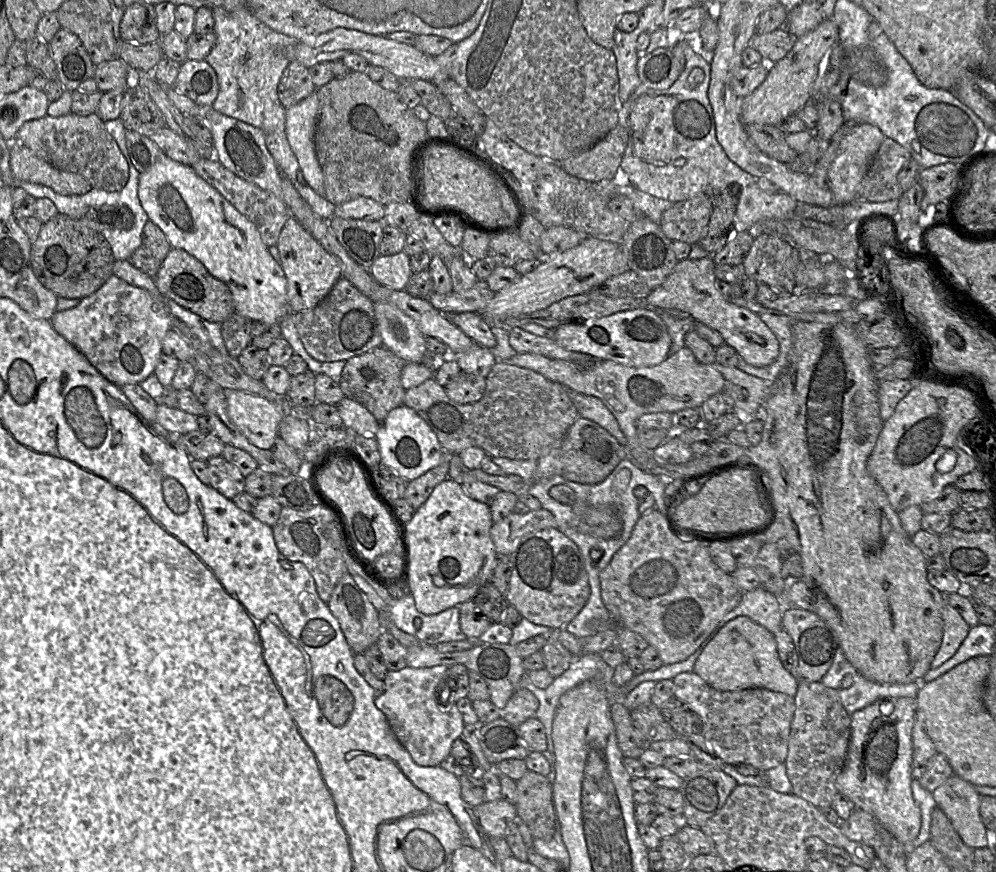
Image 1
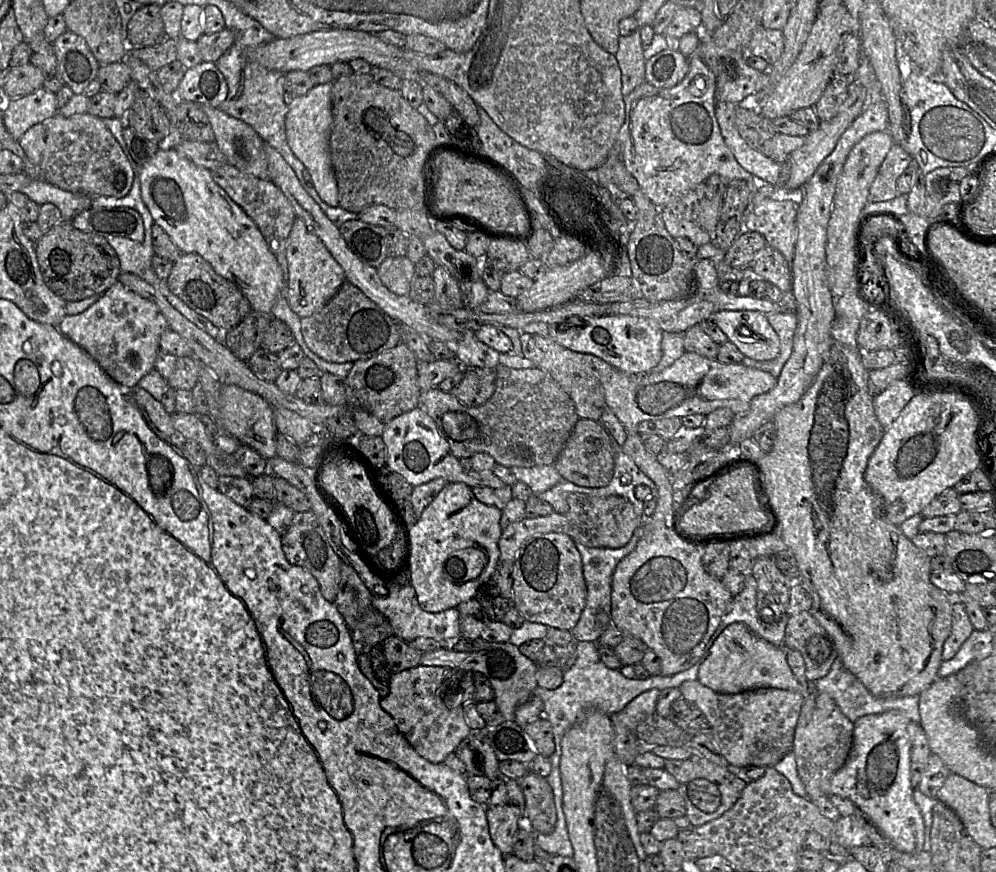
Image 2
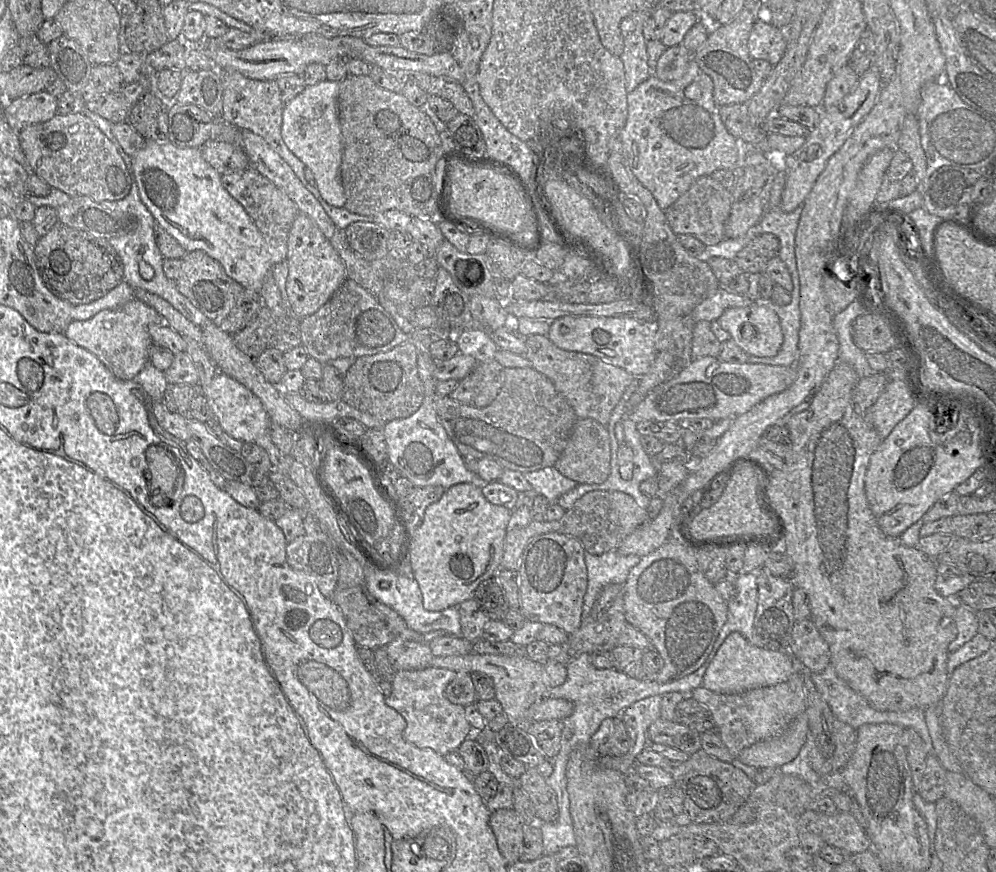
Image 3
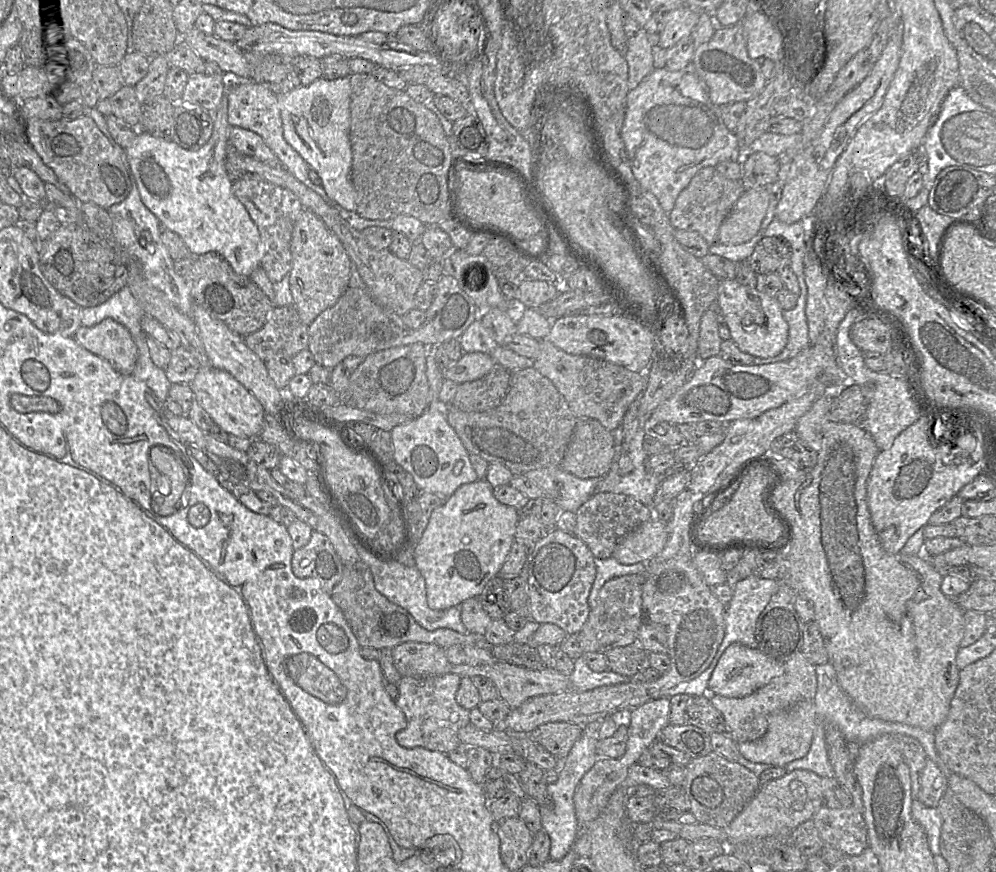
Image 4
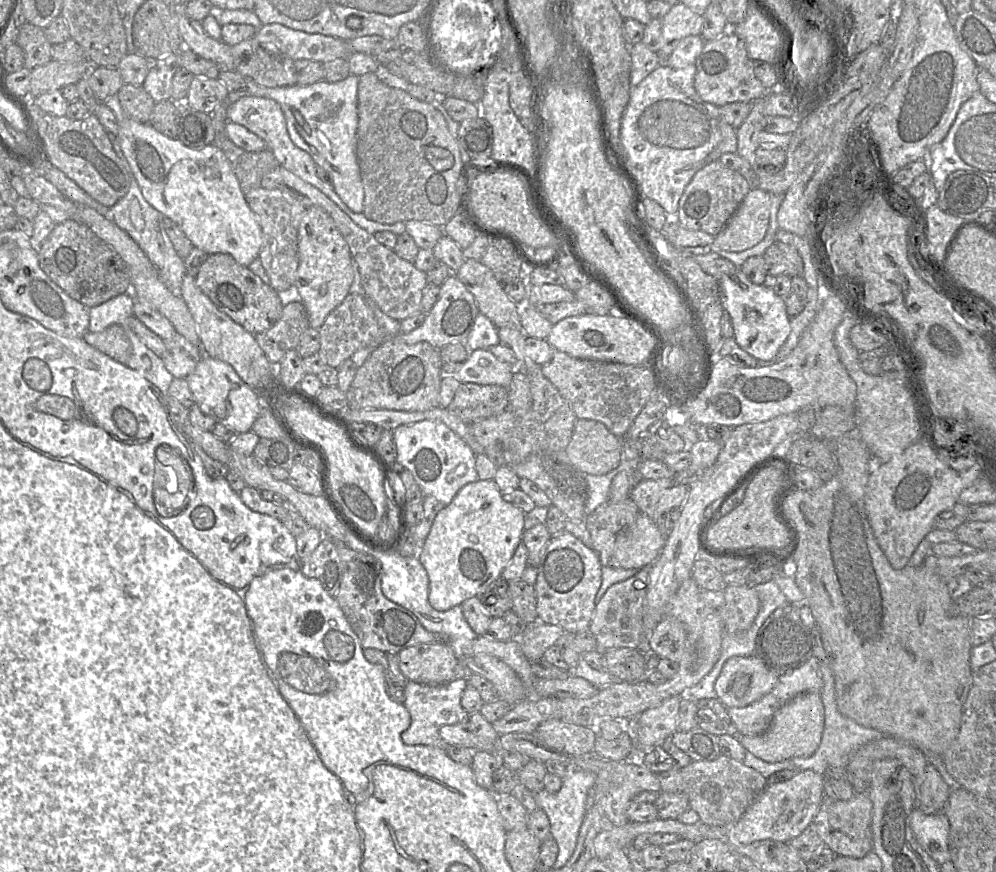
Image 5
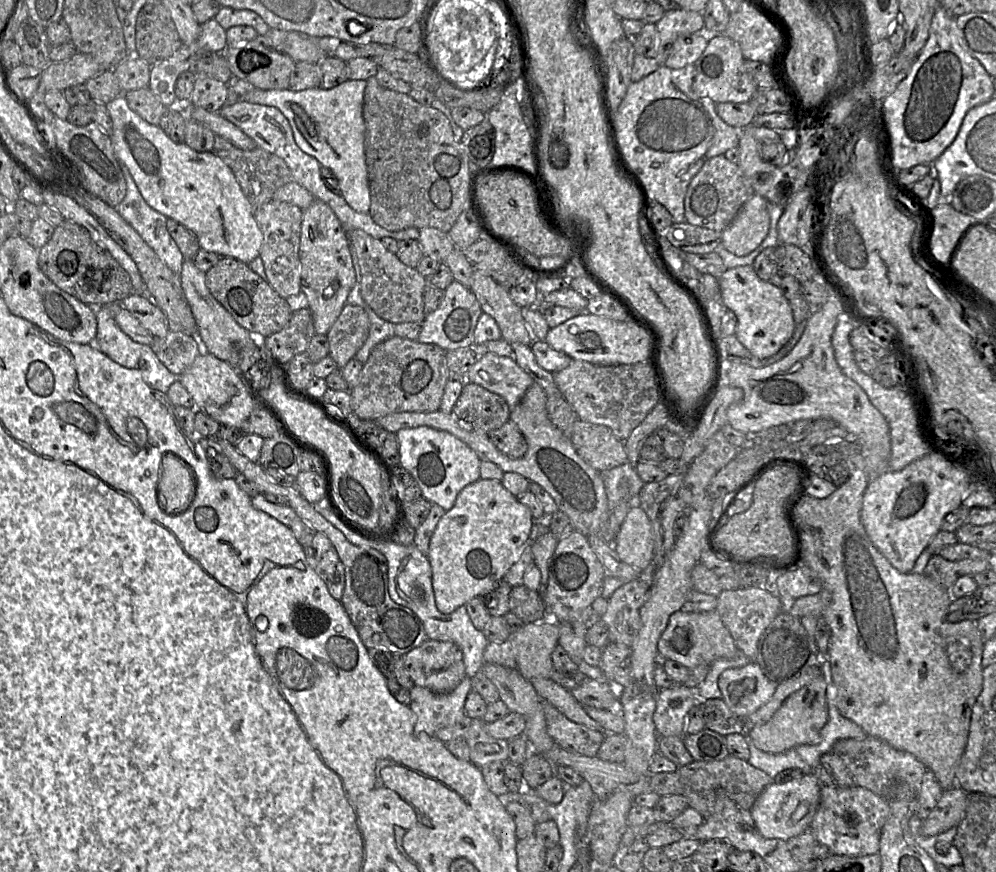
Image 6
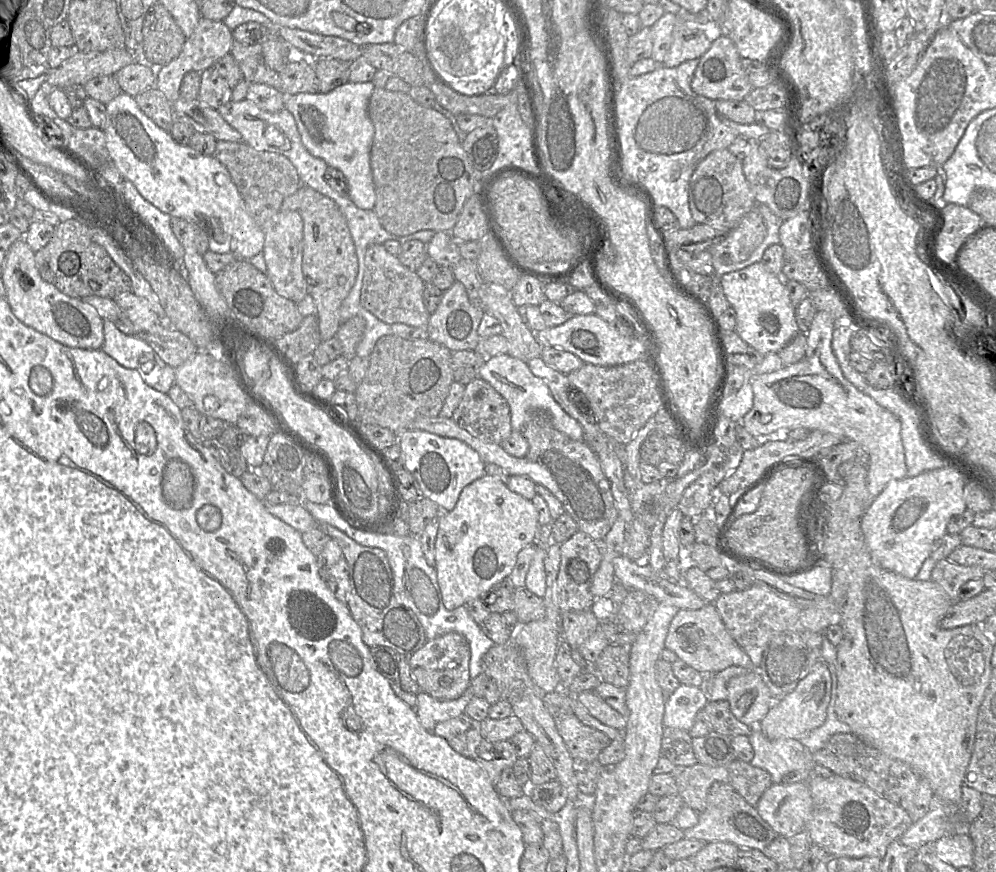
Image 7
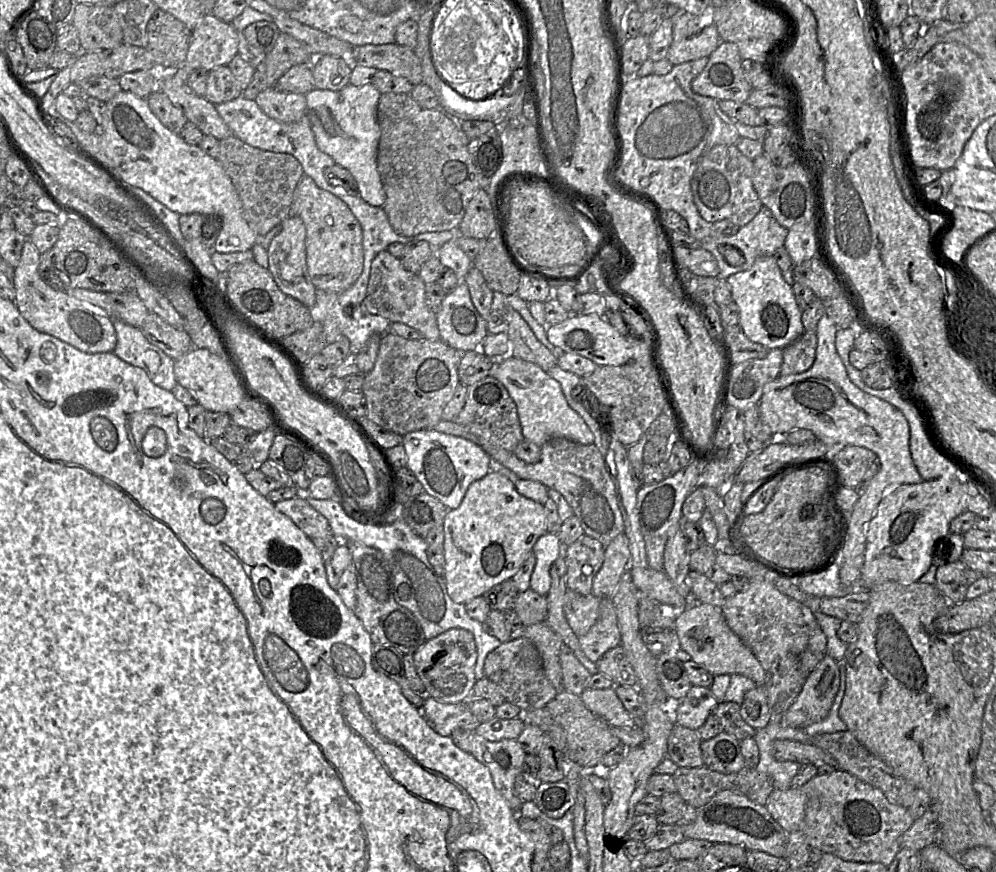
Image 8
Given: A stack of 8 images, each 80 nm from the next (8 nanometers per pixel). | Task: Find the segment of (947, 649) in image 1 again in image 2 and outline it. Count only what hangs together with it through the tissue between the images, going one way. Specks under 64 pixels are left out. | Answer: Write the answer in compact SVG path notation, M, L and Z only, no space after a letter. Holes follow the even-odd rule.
M952 598L951 615L951 633L943 644L942 661L947 661L954 657L961 645L974 630L966 613L964 602L961 599Z

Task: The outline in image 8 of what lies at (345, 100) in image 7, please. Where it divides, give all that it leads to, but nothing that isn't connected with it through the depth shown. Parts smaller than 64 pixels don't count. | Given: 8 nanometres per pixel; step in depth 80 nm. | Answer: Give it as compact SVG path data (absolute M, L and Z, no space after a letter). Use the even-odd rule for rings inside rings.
M348 84L338 91L314 89L306 95L306 116L318 148L347 169L357 183L357 191L368 204L383 207L386 193L377 168L380 127L377 107L381 93L373 84Z

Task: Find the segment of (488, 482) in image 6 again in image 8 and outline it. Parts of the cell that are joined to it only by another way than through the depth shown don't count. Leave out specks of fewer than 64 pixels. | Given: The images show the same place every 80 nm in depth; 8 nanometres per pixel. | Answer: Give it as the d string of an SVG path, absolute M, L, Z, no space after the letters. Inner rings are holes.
M490 471L481 479L472 482L460 505L447 511L443 522L445 573L443 575L447 593L455 603L466 604L483 596L493 586L517 573L532 551L533 546L547 531L543 504L526 498L515 488L515 484L498 472Z

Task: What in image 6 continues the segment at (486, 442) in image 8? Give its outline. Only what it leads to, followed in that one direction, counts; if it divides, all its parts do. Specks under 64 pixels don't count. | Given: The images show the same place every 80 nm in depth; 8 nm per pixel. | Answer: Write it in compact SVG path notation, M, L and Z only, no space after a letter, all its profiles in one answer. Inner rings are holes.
M470 382L463 383L451 413L463 428L484 433L500 428L510 418L502 396Z

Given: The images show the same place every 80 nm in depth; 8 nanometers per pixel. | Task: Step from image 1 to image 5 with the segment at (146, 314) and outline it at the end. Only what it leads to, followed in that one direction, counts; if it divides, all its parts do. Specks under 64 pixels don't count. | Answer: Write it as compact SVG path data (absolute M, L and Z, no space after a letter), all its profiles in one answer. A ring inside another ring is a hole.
M111 325L101 332L86 332L83 340L108 355L112 359L124 364L132 353L132 346L122 327Z

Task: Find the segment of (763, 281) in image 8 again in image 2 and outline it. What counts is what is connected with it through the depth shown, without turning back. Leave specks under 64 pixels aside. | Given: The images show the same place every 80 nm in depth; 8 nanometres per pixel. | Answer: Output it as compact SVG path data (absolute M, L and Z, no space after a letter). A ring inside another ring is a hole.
M722 310L708 320L713 321L745 357L767 361L780 353L779 337L762 312Z

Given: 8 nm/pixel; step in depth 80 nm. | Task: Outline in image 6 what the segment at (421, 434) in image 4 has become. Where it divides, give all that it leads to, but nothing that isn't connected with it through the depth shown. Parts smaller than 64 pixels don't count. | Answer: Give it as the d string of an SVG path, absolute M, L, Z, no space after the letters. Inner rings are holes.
M428 426L403 428L396 432L399 443L399 465L407 470L418 483L422 497L431 503L436 503L445 511L451 509L458 493L468 484L480 478L480 458L466 443L443 430Z

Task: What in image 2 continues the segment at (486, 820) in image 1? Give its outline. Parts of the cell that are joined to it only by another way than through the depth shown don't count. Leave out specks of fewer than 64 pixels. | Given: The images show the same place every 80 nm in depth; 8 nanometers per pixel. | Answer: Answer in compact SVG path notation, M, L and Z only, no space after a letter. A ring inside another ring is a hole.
M509 804L487 806L486 818L494 845L504 856L512 854L515 834L523 823L522 810Z

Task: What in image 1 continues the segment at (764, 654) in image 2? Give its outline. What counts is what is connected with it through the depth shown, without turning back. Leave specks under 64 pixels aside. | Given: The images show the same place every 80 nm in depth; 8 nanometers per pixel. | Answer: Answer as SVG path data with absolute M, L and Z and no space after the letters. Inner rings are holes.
M746 616L734 618L718 631L697 658L693 671L718 691L762 688L794 697L799 682L783 667L774 635Z

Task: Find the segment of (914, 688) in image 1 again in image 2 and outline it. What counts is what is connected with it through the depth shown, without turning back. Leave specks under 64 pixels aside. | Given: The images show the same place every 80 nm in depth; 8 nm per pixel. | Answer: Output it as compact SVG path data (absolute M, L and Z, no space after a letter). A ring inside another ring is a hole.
M838 656L829 673L814 682L816 689L820 692L828 694L837 704L841 712L854 723L862 716L870 714L881 714L890 710L898 710L910 719L912 722L920 723L919 714L919 695L904 696L897 698L879 698L874 696L861 681L849 672L843 665L841 658Z

